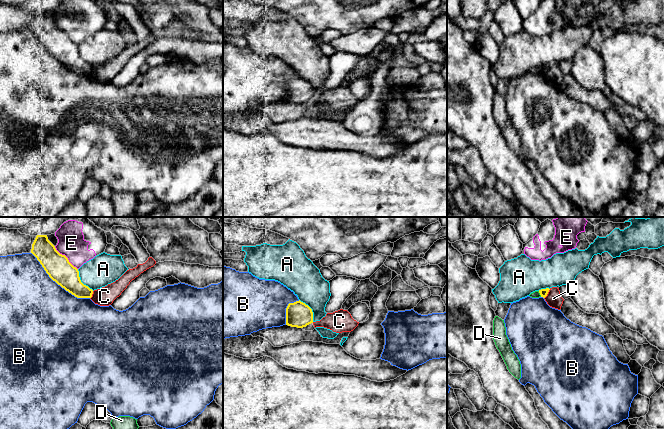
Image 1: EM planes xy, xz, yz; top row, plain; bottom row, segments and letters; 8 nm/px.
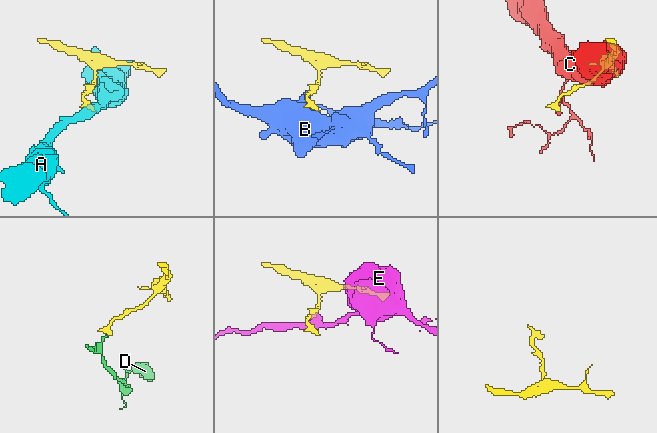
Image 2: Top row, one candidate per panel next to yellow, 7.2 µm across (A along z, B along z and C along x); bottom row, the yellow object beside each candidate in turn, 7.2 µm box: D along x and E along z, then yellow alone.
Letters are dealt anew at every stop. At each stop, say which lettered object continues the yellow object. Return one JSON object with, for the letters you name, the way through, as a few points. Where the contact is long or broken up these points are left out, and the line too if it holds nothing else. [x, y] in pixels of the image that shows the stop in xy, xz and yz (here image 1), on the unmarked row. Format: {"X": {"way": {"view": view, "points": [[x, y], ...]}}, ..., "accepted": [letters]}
{"accepted": []}

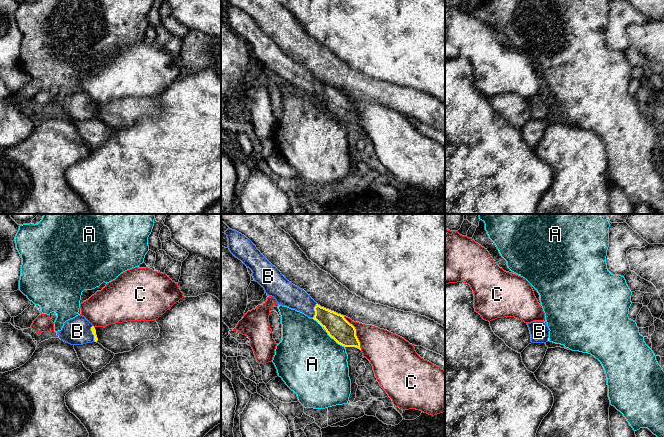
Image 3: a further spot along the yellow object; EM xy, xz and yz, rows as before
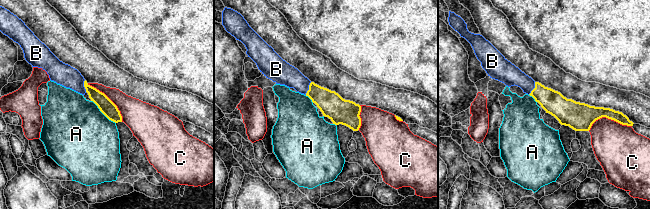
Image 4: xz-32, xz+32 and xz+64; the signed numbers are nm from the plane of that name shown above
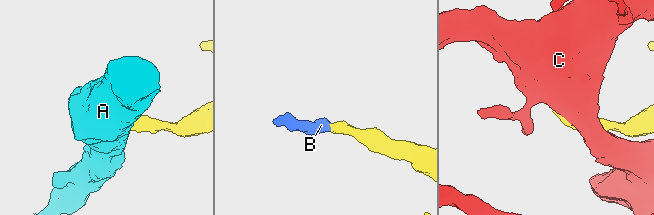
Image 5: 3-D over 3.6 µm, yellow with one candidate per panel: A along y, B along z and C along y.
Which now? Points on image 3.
{"B": {"way": {"view": "xz", "points": [[337, 103], [314, 86], [289, 71]]}}, "accepted": ["B"]}

